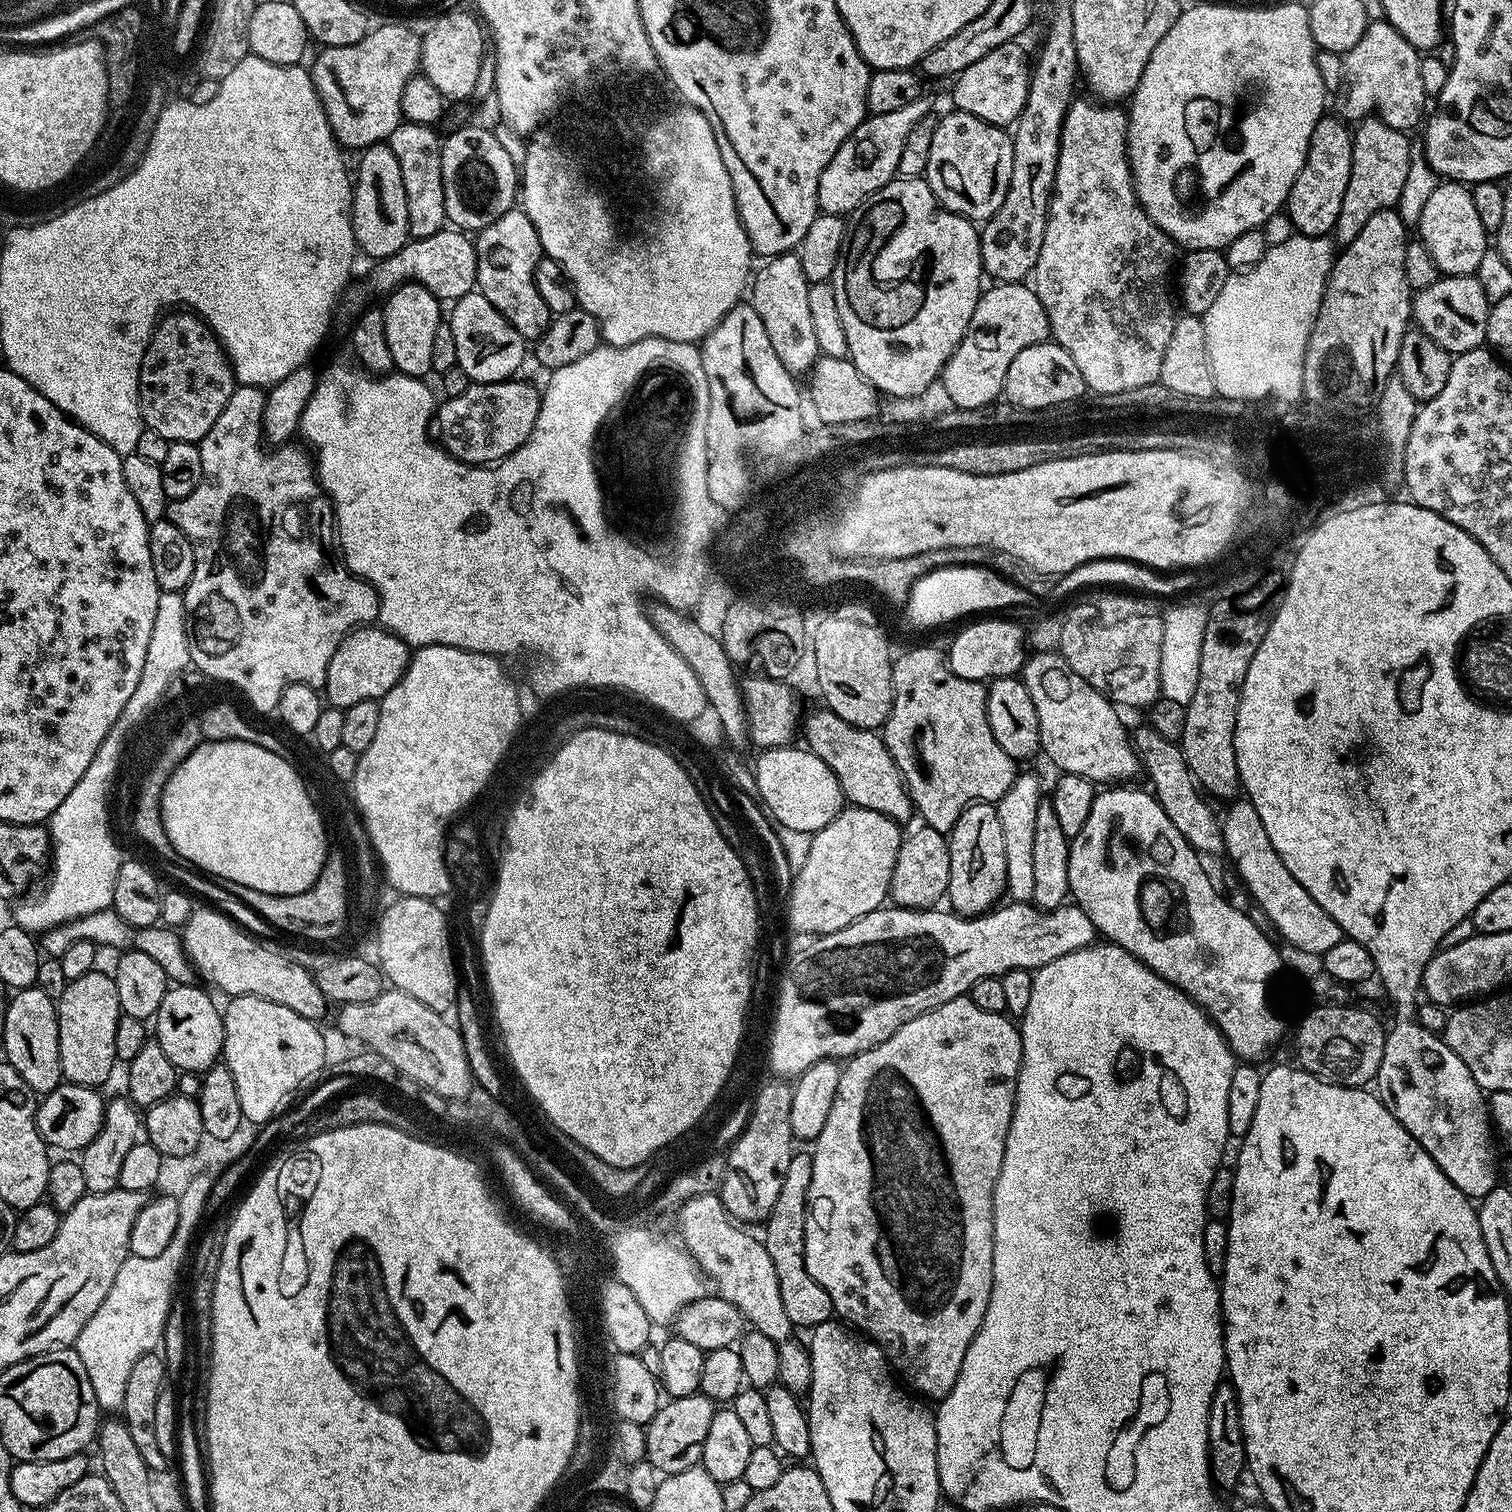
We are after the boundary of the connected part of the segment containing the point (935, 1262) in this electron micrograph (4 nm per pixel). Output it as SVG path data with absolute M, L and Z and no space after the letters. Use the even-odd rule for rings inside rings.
M967 995L954 998L906 1022L898 1031L890 1034L886 1042L858 1053L843 1065L838 1094L834 1094L834 1106L830 1106L830 1118L826 1118L826 1126L822 1126L822 1134L818 1134L811 1149L806 1270L810 1270L810 1278L814 1278L814 1282L826 1290L826 1294L830 1294L833 1313L878 1345L888 1357L889 1365L901 1377L904 1375L908 1379L909 1389L917 1388L912 1390L921 1397L933 1396L936 1402L948 1396L954 1382L958 1382L962 1358L966 1358L966 1350L970 1350L970 1342L982 1326L992 1293L992 1194L996 1191L1002 1170L1006 1138L1016 1105L1016 1083L1024 1057L1021 1029L1017 1025L1015 1028L1011 1022L1007 1015L990 1014L990 1010L974 1006Z

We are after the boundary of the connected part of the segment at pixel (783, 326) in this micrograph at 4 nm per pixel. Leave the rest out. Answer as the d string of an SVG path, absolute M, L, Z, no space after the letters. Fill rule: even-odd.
M795 251L773 256L765 259L763 263L760 273L758 268L750 284L750 303L758 318L762 318L762 326L766 326L766 338L770 338L774 354L778 354L778 362L782 362L782 366L786 366L786 370L793 376L803 377L811 373L812 365L821 355L806 298L808 279L806 274L802 274L802 262L797 258Z

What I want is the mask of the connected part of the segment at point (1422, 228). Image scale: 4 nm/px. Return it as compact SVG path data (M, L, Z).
M1460 182L1437 183L1434 194L1422 206L1418 238L1430 250L1437 269L1446 276L1471 276L1479 270L1482 256L1490 249L1490 236L1485 232L1471 191Z

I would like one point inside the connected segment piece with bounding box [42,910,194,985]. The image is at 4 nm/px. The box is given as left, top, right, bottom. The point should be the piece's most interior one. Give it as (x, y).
(164, 944)

